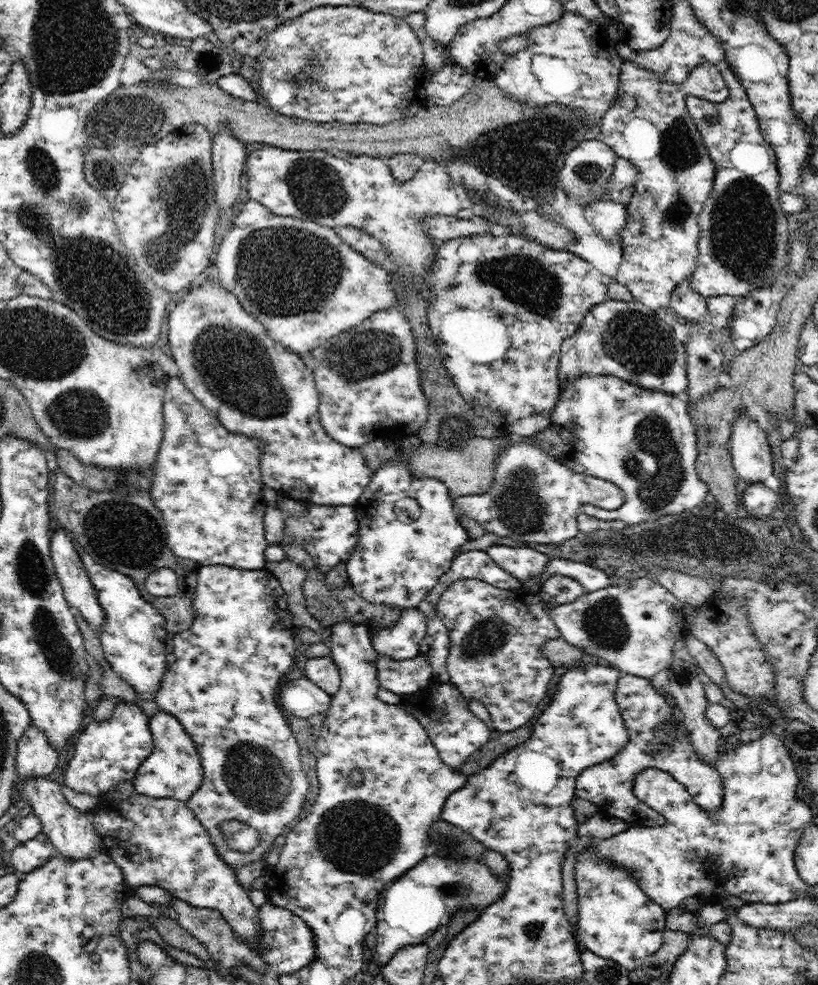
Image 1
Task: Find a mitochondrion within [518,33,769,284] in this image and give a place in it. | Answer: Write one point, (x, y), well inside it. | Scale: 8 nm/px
(679, 152)

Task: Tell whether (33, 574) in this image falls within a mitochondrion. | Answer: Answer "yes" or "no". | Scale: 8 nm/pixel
yes

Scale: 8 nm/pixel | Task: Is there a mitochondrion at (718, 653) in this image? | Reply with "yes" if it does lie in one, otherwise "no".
no

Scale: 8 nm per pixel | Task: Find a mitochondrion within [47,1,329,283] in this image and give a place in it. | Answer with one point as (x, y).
(126, 123)

